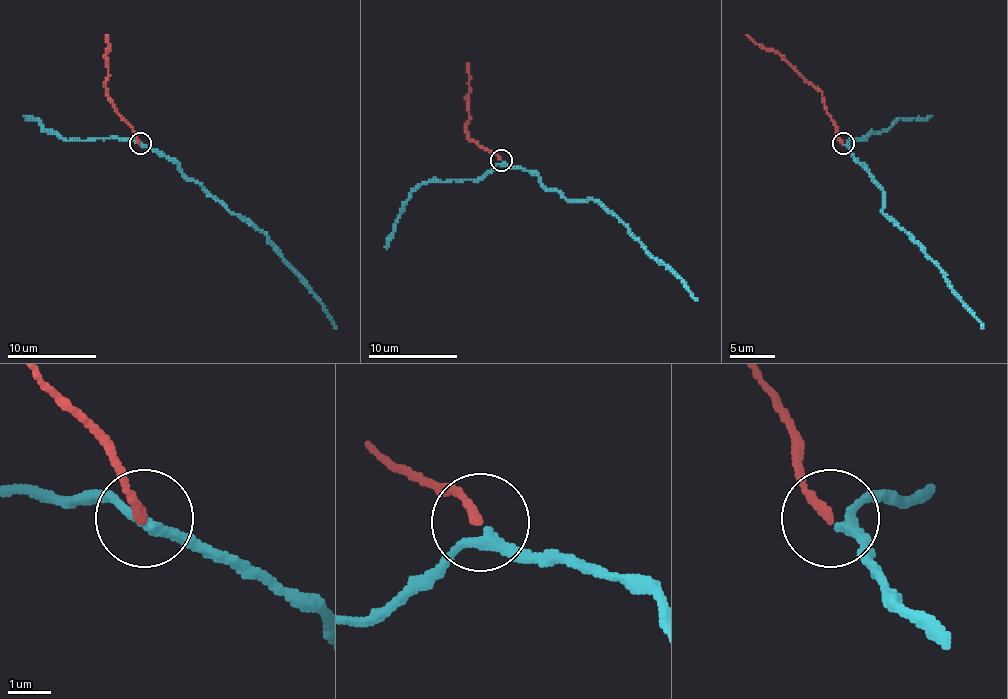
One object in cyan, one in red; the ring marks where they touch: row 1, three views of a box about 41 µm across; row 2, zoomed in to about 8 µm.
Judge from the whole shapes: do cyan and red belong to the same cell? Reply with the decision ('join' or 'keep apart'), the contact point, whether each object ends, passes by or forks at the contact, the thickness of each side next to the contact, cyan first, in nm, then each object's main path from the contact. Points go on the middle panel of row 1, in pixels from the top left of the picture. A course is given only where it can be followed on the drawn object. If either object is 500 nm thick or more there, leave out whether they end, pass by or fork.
join; at (501, 160); cyan passes by; red ends there; 240 nm thick on the cyan side, 220 nm on the other; cyan runs (502, 161), (531, 170), (547, 188), (558, 190), (567, 199), (592, 199), (612, 211), (697, 300); red runs (500, 159), (469, 139), (467, 63)

